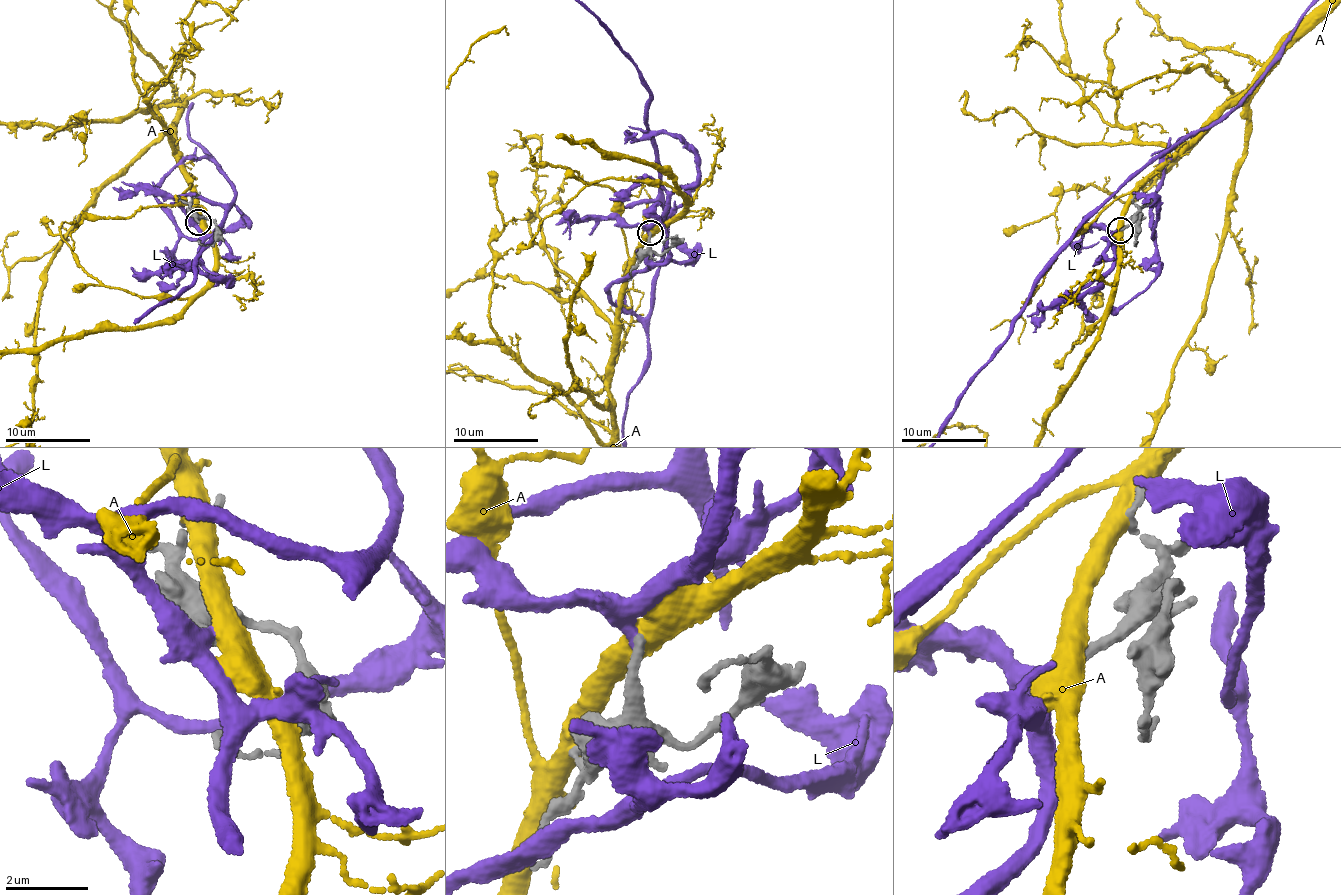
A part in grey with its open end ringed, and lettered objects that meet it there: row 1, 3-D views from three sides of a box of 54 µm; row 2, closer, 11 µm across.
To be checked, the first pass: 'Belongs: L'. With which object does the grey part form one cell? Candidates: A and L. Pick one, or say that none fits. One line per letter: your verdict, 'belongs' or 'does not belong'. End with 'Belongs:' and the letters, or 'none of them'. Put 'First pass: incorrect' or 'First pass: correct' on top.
First pass: incorrect
A: does not belong
L: does not belong
Belongs: none of them

